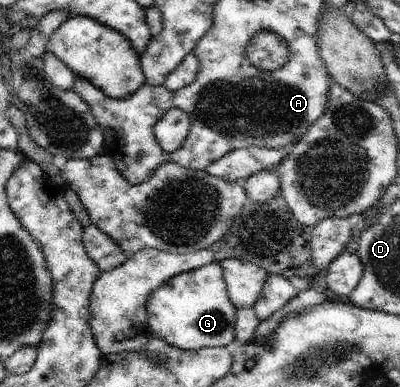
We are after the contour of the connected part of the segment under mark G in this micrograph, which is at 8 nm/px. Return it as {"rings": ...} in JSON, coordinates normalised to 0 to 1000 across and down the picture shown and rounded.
{"rings":[[[548,667],[505,693],[433,713],[375,760],[365,786],[370,848],[418,891],[463,907],[555,899],[580,889],[593,796],[573,778]]]}

